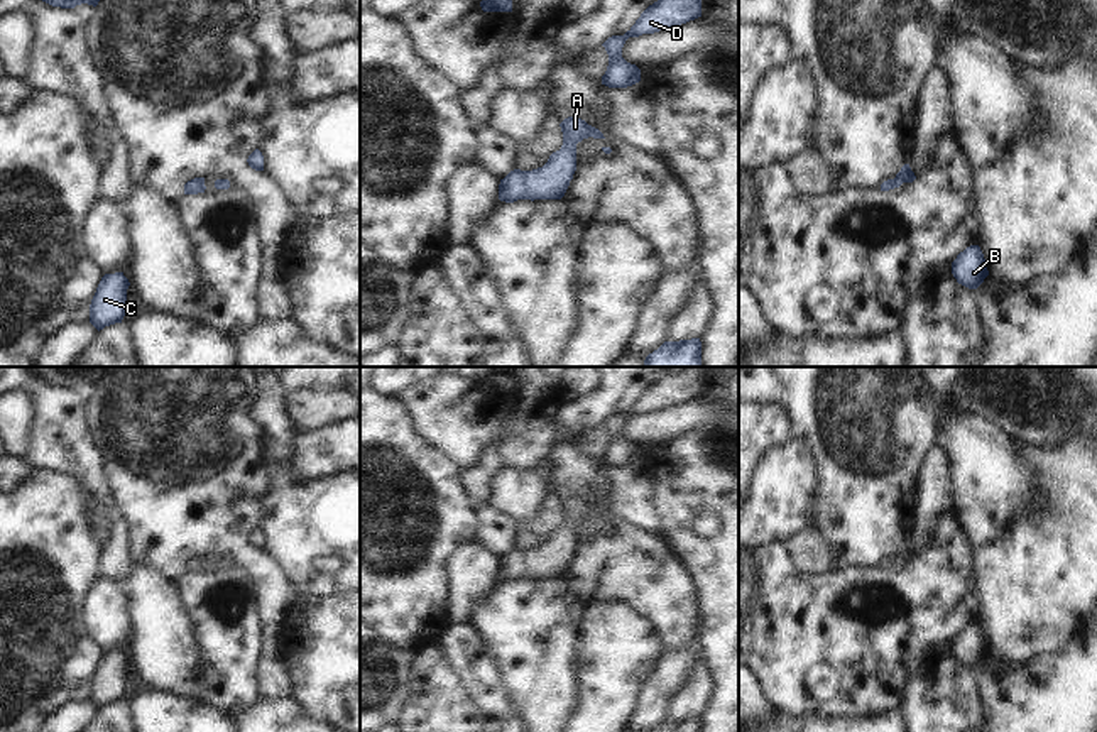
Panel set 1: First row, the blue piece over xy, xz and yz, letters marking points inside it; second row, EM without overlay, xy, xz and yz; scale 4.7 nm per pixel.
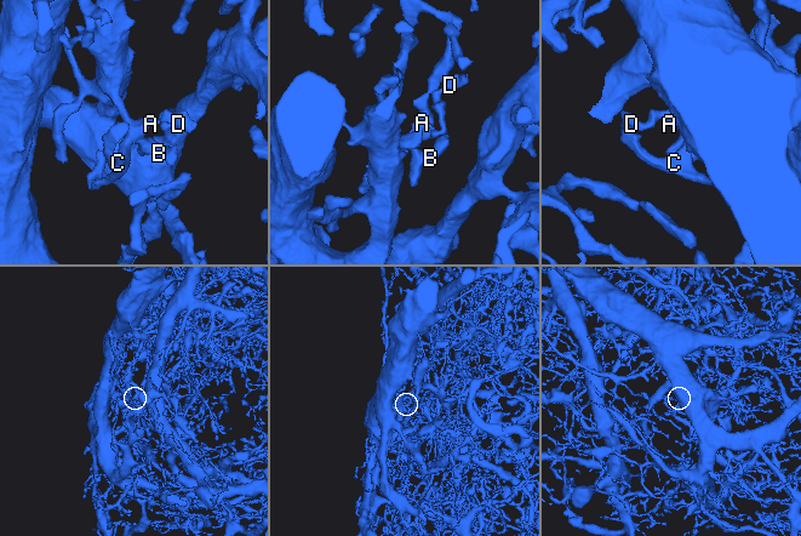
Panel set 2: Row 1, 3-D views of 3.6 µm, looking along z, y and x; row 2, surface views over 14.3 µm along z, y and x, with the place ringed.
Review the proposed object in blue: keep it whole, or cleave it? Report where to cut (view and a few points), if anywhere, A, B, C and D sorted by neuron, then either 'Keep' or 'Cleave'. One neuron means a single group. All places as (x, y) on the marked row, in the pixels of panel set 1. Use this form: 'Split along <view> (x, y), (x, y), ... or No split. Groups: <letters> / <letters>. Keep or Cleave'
No split. Groups: A B C D. Keep.

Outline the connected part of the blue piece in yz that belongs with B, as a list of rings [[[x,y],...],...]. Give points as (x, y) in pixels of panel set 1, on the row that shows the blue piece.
[[[970,245],[952,262],[952,274],[958,284],[977,289],[989,276],[984,254],[979,245]]]

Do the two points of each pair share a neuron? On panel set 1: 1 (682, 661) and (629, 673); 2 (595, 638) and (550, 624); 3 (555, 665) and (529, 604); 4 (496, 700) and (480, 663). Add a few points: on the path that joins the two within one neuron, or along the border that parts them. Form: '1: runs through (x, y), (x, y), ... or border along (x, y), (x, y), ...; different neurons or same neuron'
1: border along (663, 650), (641, 685), (636, 705); different neurons
2: border along (587, 606), (582, 616), (578, 661), (573, 671); different neurons
3: runs through (540, 650), (534, 644), (529, 619); same neuron
4: runs through (487, 692), (480, 671); same neuron

